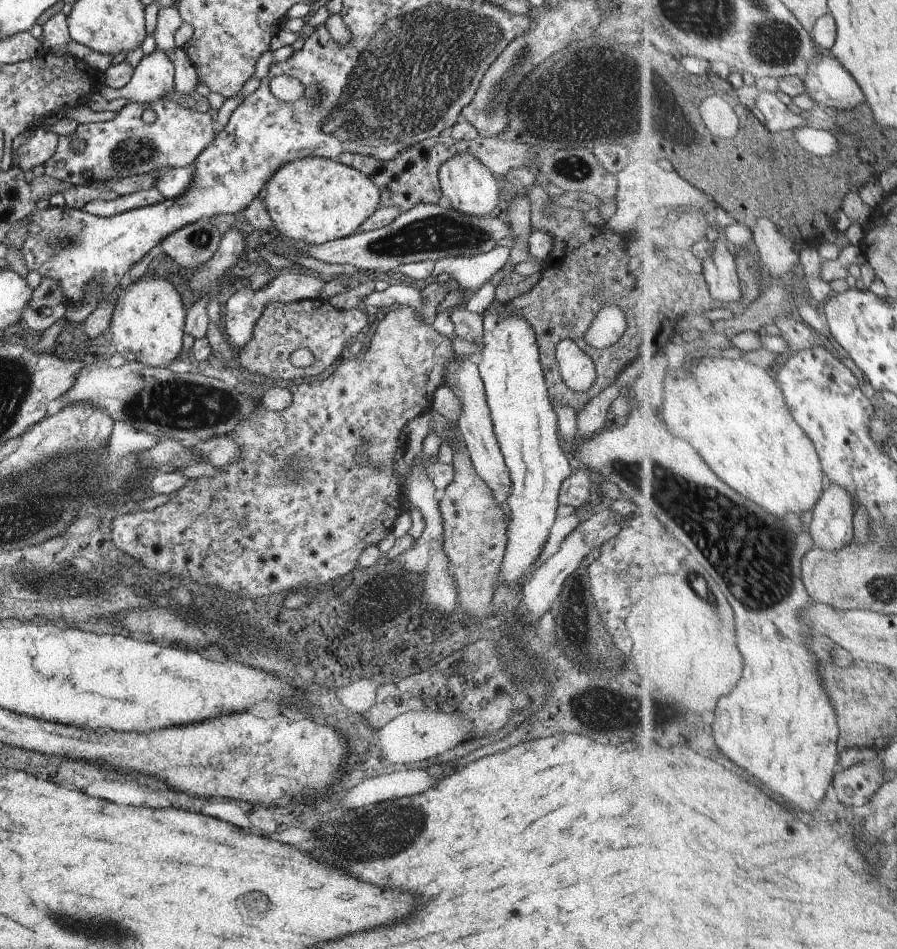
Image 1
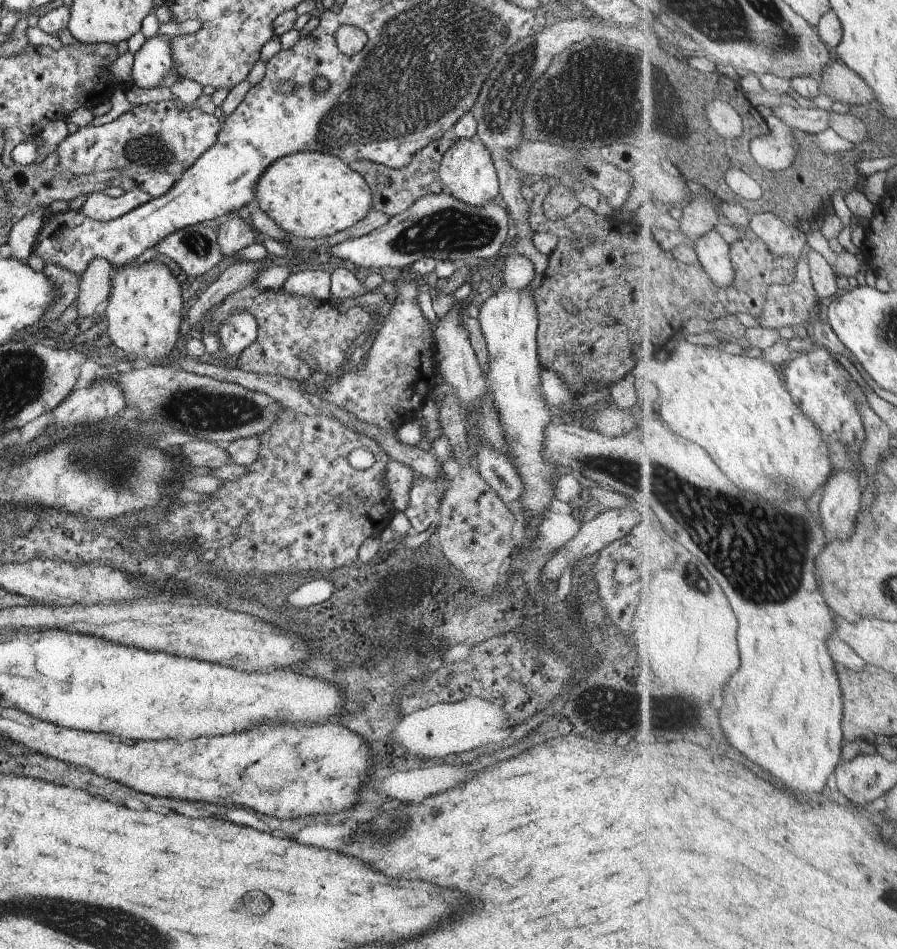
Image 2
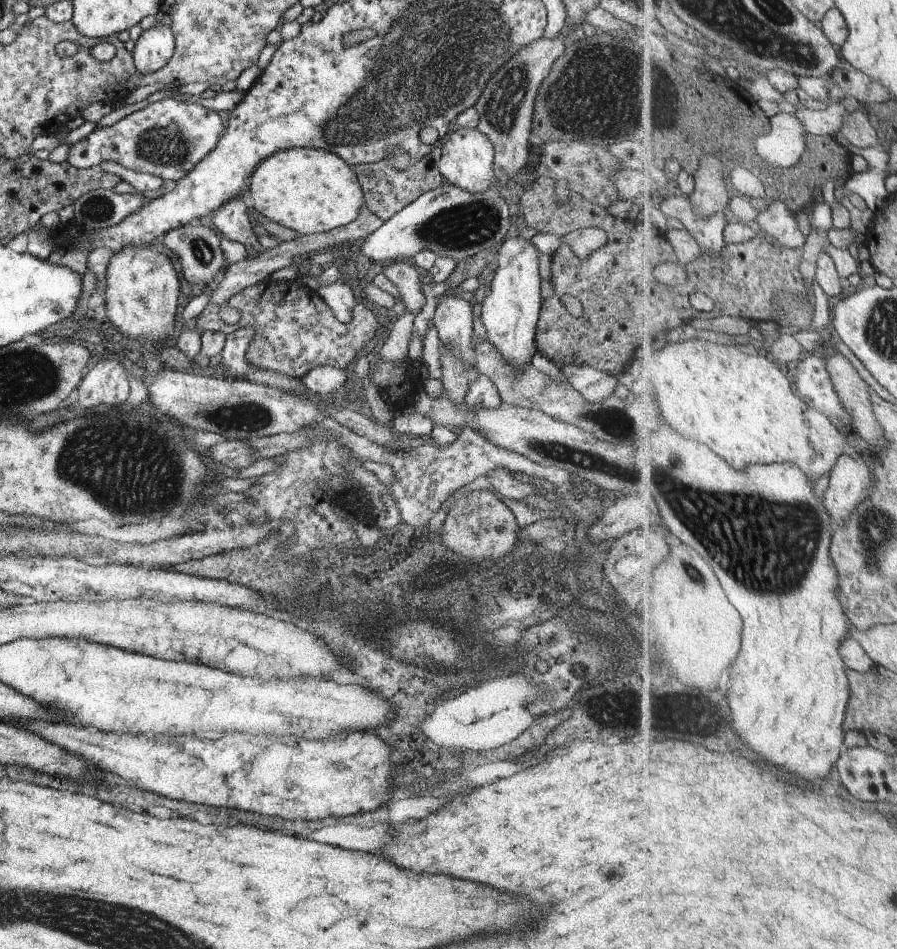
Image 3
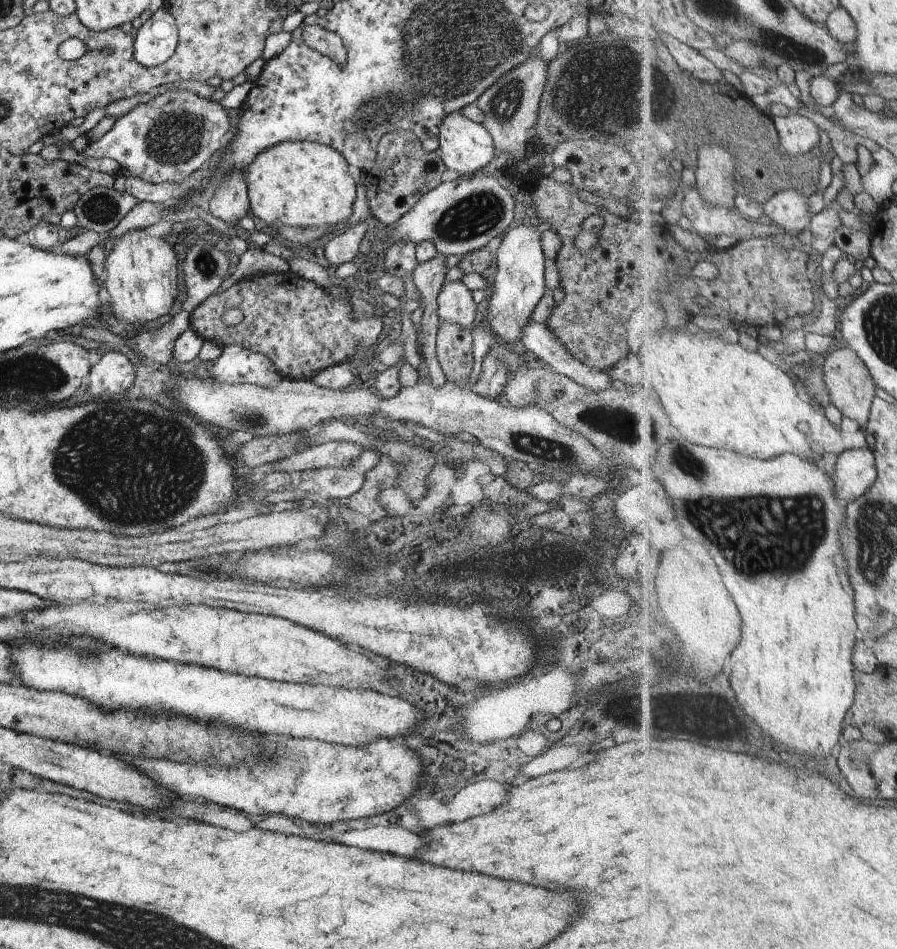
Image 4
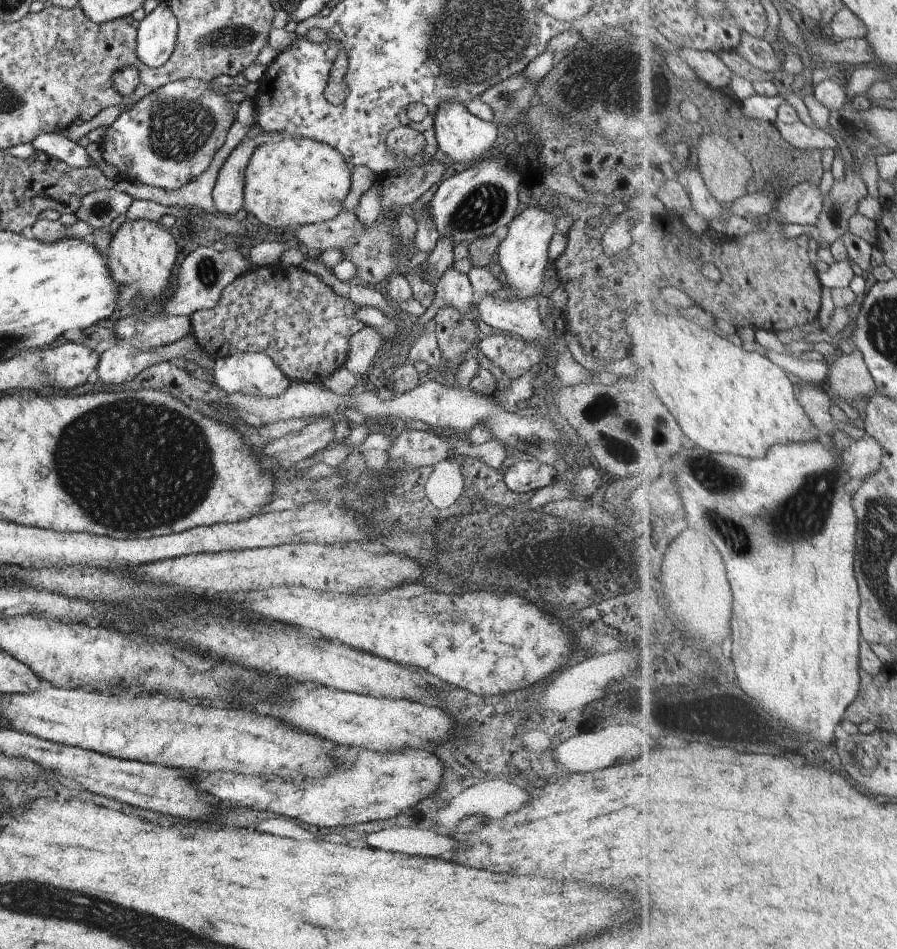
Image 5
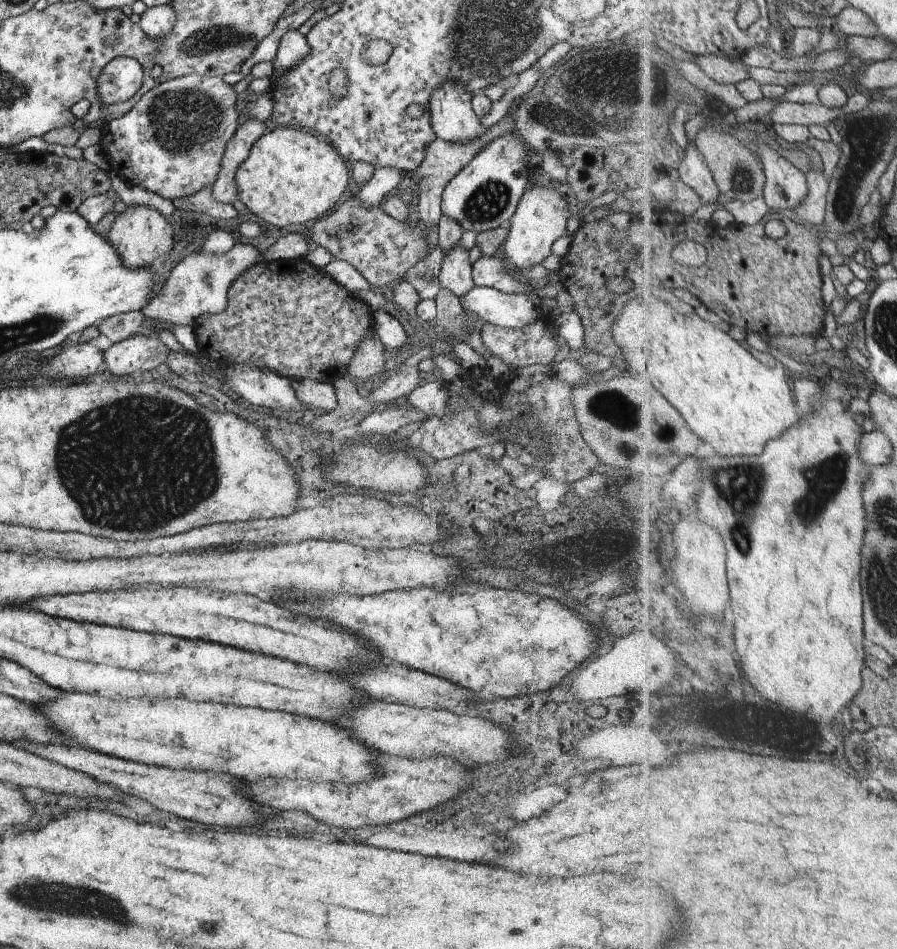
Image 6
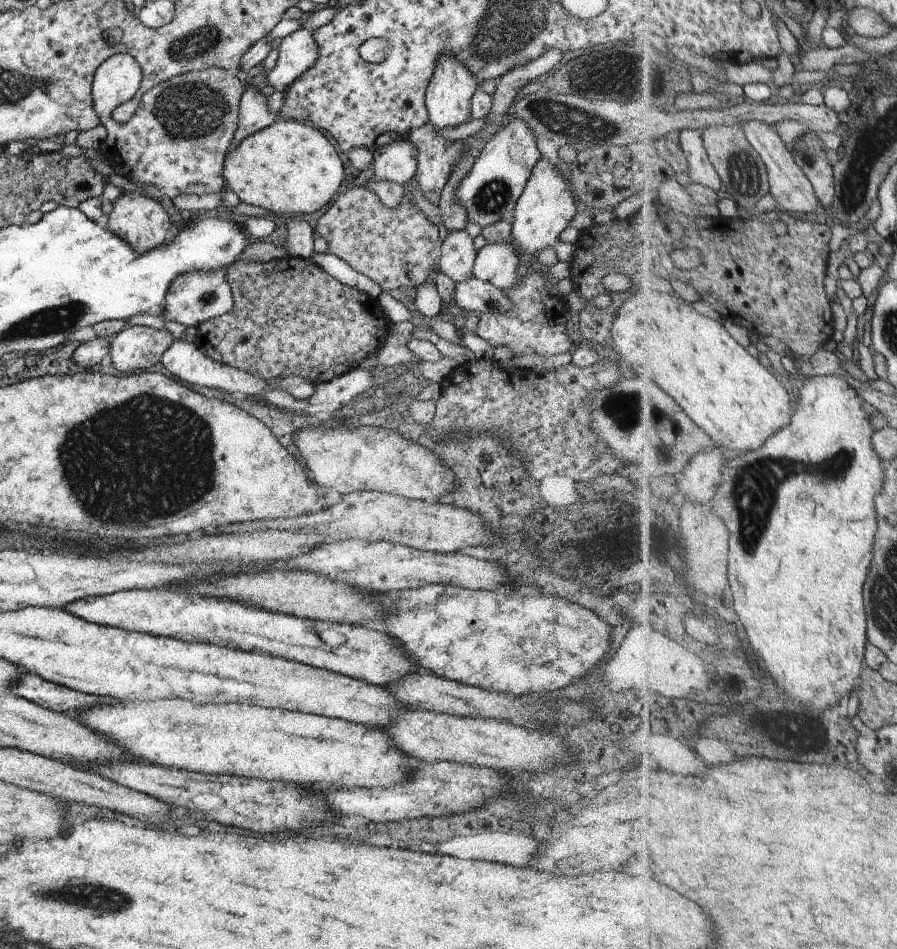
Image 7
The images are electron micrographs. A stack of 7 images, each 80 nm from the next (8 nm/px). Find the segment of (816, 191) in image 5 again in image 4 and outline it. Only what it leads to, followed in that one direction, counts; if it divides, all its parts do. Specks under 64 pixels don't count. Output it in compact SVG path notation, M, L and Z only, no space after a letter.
M791 188L771 196L763 204L763 210L765 216L774 222L773 224L780 225L794 236L808 228L815 216L811 212L809 195Z

